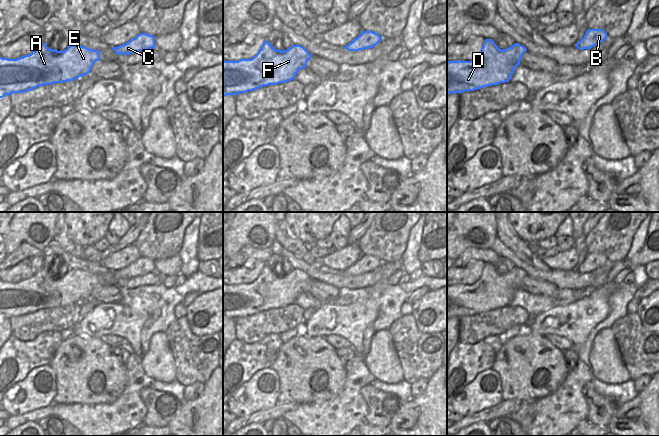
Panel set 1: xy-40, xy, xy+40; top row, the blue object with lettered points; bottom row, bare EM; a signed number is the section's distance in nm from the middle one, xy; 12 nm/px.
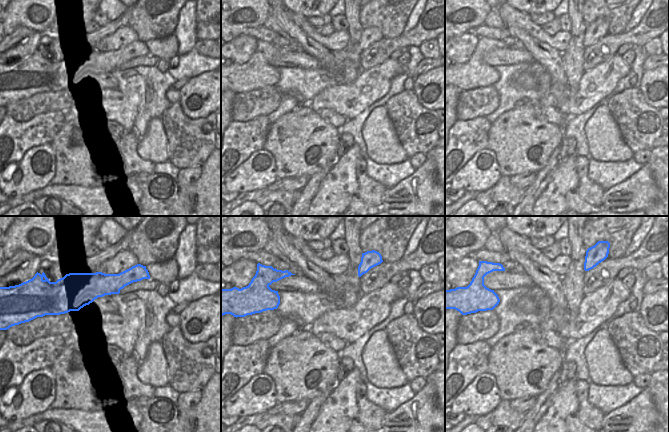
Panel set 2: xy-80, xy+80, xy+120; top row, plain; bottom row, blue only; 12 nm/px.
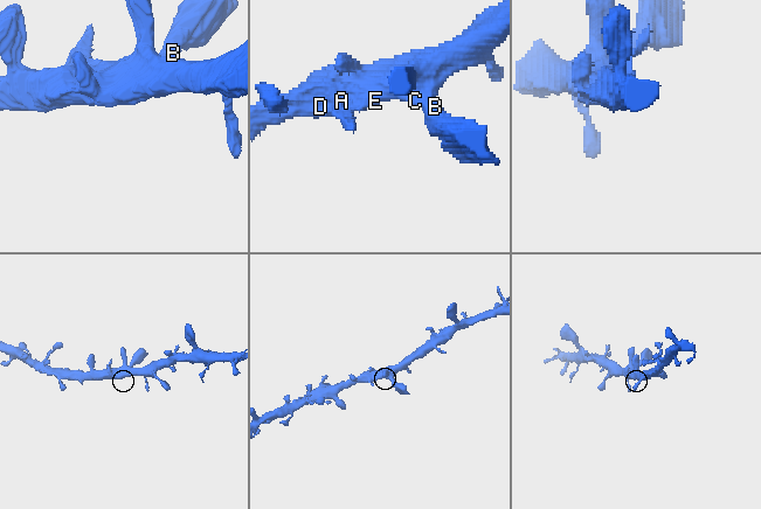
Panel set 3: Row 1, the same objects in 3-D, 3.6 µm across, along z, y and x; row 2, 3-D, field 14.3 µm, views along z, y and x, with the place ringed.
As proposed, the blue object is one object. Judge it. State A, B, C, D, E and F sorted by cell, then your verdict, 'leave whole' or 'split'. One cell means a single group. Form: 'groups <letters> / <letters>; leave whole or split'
groups A B C D E F; leave whole

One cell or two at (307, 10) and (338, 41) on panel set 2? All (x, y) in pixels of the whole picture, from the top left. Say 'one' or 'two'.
two

